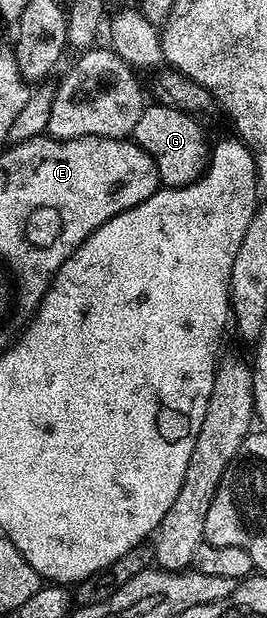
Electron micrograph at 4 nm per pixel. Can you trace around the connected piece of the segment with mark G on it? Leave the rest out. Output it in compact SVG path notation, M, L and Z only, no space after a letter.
M160 101L146 106L139 117L131 136L155 161L157 172L166 188L186 187L205 174L211 158L210 140L205 140L205 131L196 123L194 116L187 111L178 111L168 103Z

